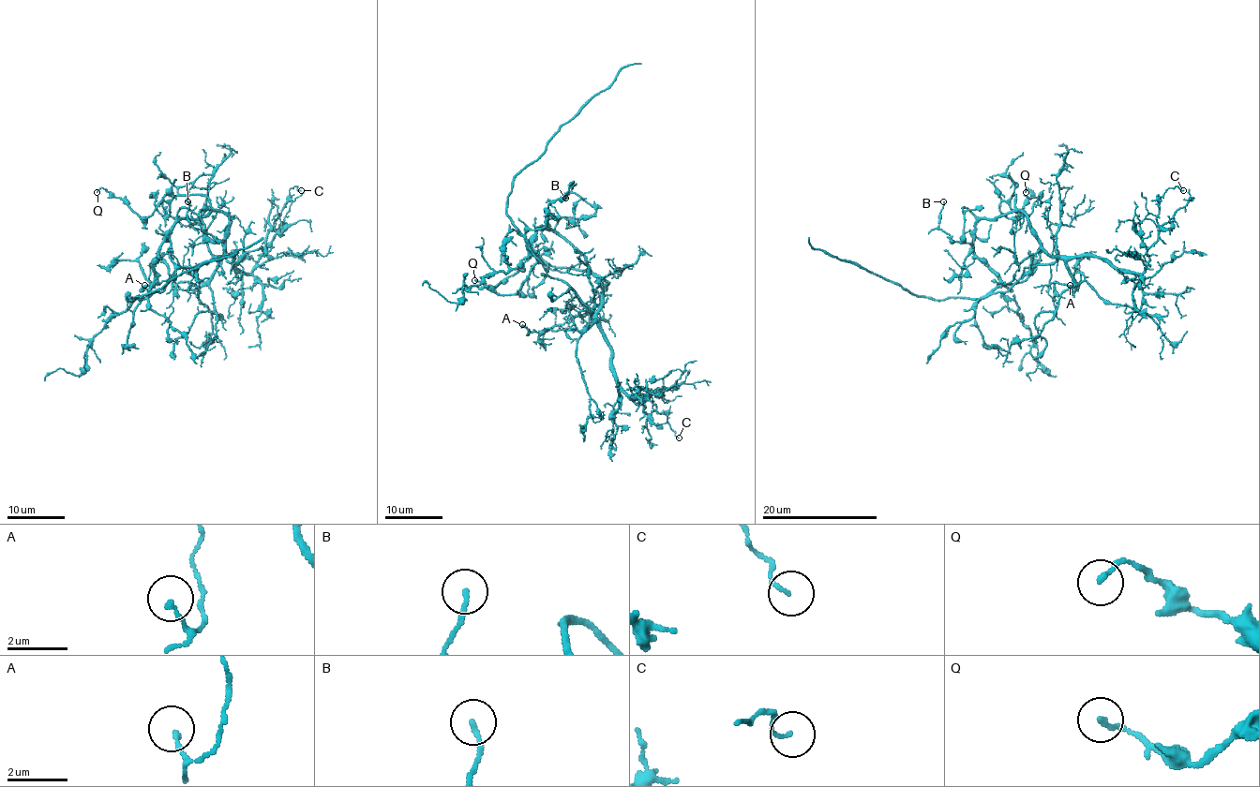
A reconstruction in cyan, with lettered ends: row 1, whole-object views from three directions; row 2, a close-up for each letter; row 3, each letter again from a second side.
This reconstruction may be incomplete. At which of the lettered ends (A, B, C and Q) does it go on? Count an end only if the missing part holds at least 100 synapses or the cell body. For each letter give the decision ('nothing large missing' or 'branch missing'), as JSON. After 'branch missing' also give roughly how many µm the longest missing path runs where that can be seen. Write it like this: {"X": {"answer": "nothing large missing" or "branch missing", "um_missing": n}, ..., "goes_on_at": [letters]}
{"A": {"answer": "nothing large missing"}, "B": {"answer": "nothing large missing"}, "C": {"answer": "nothing large missing"}, "Q": {"answer": "nothing large missing"}, "goes_on_at": []}

